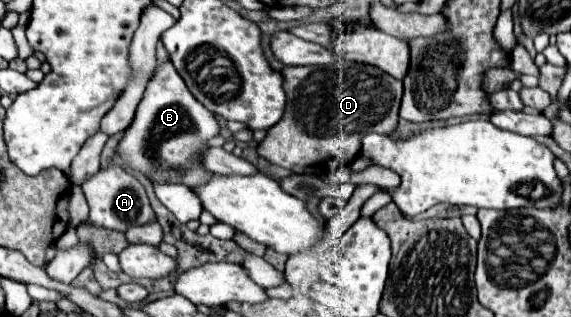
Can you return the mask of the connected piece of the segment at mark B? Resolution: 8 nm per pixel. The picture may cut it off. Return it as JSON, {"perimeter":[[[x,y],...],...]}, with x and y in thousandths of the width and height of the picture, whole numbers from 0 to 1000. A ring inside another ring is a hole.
{"perimeter":[[[299,196],[275,208],[229,397],[226,416],[219,410],[205,467],[229,530],[250,543],[261,568],[320,574],[331,593],[345,593],[366,562],[366,543],[352,517],[352,479],[359,442],[380,429],[384,391],[377,366],[335,303]]]}

